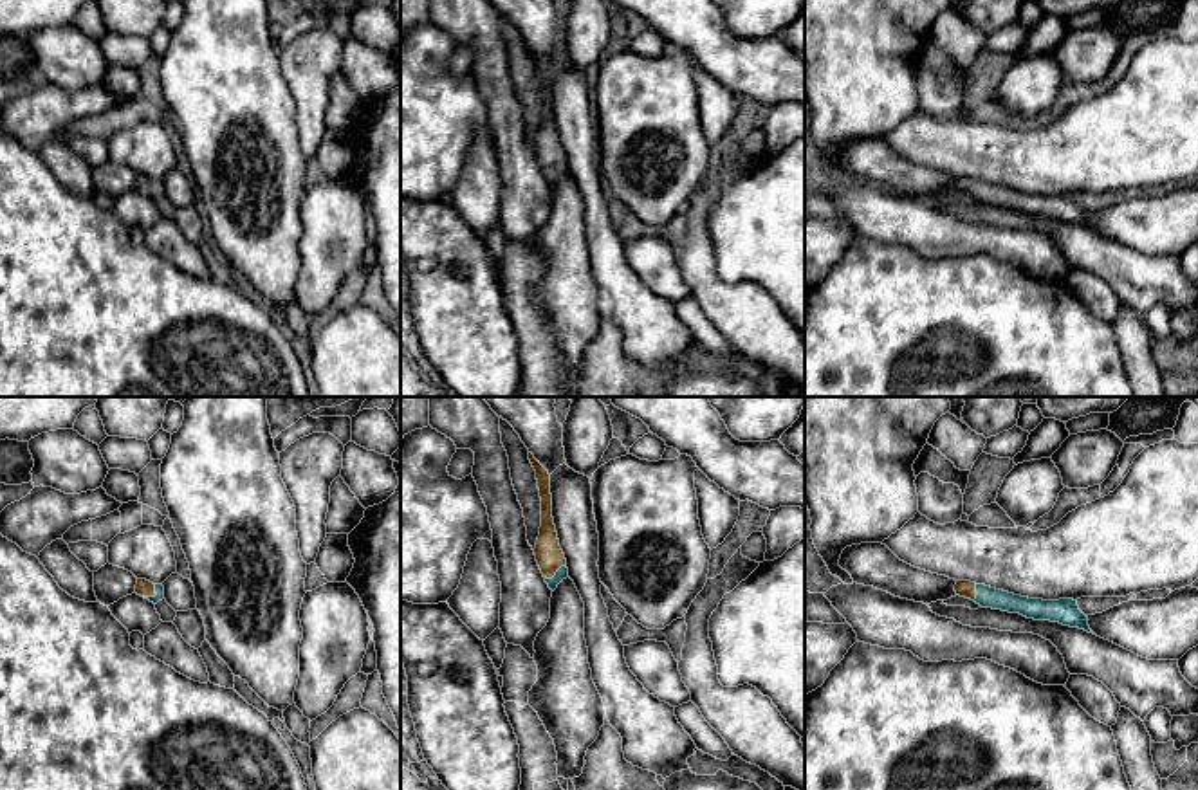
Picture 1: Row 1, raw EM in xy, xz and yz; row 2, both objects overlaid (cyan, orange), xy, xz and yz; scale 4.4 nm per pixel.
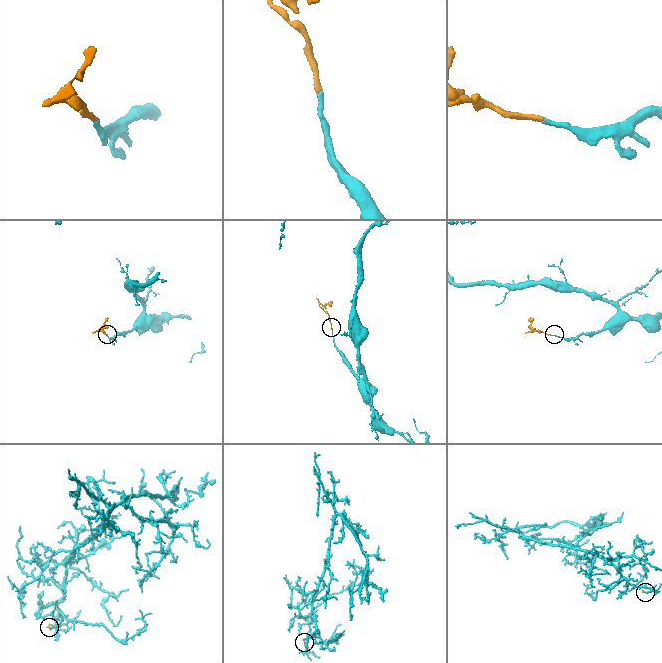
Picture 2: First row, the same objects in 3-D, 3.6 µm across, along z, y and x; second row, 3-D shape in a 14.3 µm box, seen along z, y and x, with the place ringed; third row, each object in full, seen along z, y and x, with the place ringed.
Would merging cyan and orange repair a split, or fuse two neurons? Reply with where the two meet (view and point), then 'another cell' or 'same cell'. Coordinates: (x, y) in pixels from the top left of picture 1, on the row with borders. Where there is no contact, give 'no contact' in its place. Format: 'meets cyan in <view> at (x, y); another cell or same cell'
meets cyan in xz at (556, 574); same cell

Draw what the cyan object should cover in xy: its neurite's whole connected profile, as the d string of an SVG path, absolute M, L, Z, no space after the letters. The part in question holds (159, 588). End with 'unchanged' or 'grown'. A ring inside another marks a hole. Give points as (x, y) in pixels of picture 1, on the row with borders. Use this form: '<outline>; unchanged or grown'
M137 579L135 593L148 599L153 604L157 604L159 601L164 599L164 586L162 584L153 584L146 579Z; grown

